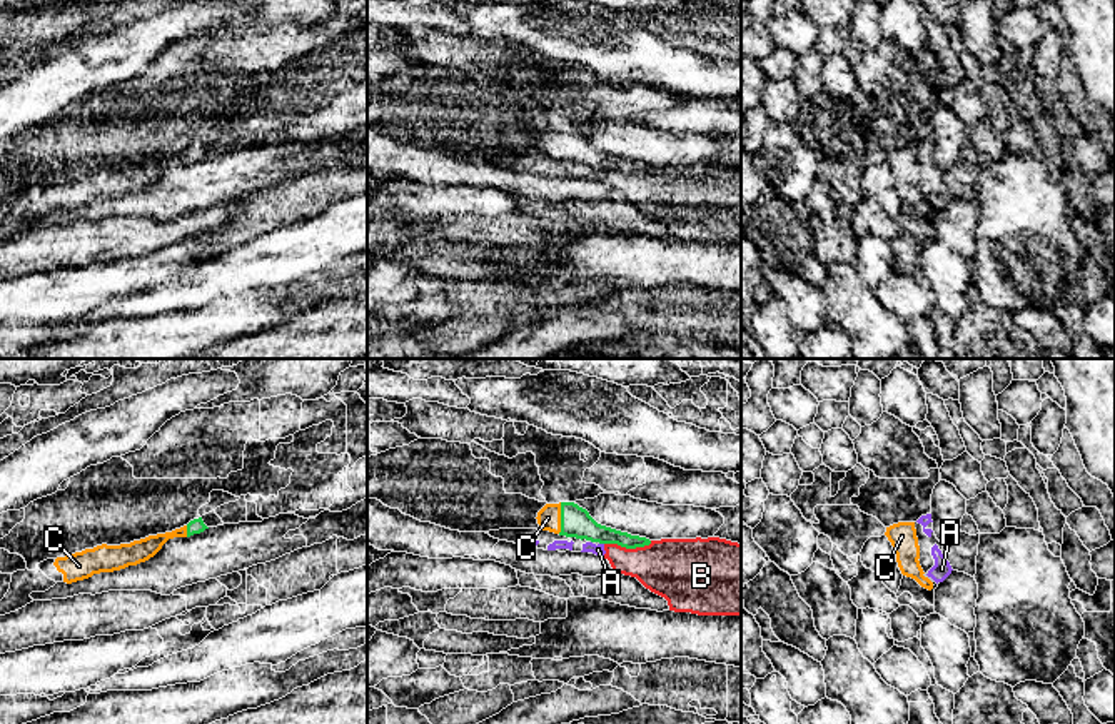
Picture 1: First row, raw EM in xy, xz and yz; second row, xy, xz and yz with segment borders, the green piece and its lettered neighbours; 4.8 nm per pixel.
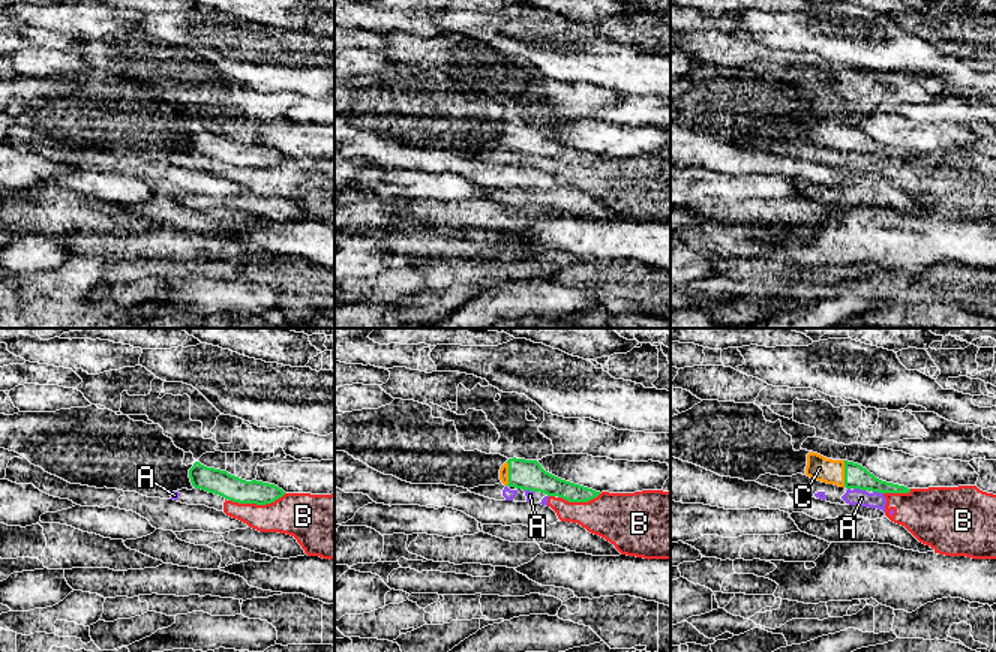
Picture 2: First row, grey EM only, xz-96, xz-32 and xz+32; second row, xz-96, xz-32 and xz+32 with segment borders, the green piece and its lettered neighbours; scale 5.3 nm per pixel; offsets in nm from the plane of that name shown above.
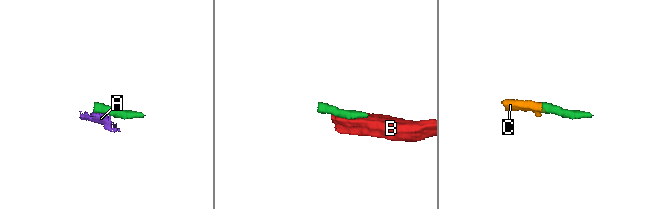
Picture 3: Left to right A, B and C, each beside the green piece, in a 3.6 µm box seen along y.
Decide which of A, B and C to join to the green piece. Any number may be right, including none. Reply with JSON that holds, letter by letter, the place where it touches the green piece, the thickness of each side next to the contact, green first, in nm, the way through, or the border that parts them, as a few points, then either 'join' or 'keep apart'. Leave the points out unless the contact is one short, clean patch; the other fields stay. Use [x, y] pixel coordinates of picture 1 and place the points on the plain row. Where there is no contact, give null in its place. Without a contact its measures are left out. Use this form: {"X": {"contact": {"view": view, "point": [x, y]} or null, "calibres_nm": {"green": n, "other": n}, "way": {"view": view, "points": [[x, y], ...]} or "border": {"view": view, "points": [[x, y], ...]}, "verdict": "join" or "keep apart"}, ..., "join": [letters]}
{"A": {"contact": {"view": "xz", "point": [601, 169]}, "calibres_nm": {"green": 140, "other": 50}, "verdict": "keep apart"}, "B": {"contact": {"view": "xz", "point": [628, 174]}, "calibres_nm": {"green": 130, "other": 300}, "verdict": "keep apart"}, "C": {"contact": {"view": "xz", "point": [561, 144]}, "calibres_nm": {"green": 140, "other": 110}, "verdict": "join"}, "join": ["C"]}

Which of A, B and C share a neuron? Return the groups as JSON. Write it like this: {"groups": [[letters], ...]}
{"groups": [["A", "B"], ["C"]]}

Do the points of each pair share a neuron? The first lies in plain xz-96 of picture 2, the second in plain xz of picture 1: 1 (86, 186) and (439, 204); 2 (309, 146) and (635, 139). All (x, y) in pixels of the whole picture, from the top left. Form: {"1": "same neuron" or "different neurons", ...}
{"1": "same neuron", "2": "same neuron"}

